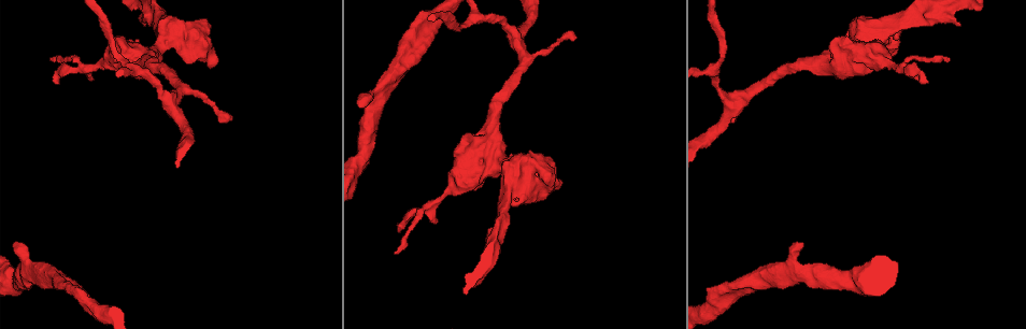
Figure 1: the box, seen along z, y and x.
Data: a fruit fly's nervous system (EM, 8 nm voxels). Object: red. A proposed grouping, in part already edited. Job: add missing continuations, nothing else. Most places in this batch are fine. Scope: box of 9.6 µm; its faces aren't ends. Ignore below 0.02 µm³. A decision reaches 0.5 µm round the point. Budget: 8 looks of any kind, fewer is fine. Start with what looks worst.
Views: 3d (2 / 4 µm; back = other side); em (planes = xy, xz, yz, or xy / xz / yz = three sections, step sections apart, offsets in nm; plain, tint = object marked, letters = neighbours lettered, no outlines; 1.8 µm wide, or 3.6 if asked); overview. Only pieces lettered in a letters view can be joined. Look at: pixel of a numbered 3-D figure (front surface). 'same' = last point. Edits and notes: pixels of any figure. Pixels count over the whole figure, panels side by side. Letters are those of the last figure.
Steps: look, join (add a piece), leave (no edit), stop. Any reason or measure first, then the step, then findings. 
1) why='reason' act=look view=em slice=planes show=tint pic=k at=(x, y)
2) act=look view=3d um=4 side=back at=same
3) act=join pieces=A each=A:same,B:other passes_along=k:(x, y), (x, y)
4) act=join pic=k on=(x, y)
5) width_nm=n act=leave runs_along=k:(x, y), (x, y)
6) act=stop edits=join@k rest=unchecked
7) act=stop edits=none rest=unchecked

act=look view=3d um=2 pic=1 at=(58, 83)

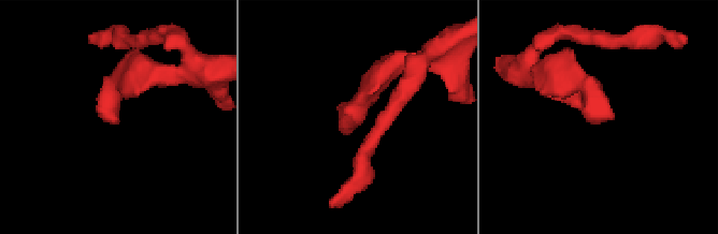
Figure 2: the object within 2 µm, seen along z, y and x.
why='shape alone is not enough' act=look view=em slice=planes show=letters pic=2 at=(597, 122)

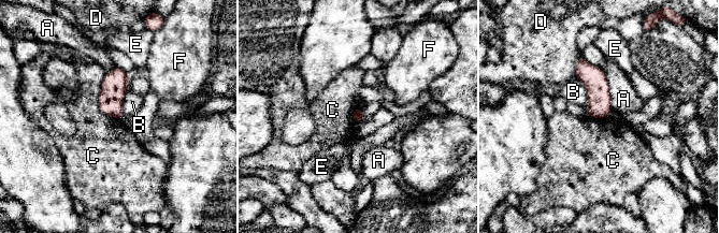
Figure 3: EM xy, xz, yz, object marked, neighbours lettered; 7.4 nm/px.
act=leave each=A:other,B:other,C:other,D:other,E:other,F:other border=3:(105, 73), (99, 107), (120, 119) found='no lettered piece goes on from it'

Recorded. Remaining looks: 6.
act=look view=3d um=2 side=back pic=1 at=(13, 243)

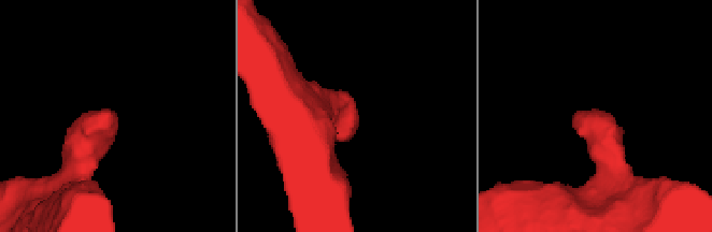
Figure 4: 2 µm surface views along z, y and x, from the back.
why='shape alone is not enough' act=look view=em slice=xz step=8 show=tint pic=4 at=(109, 114)

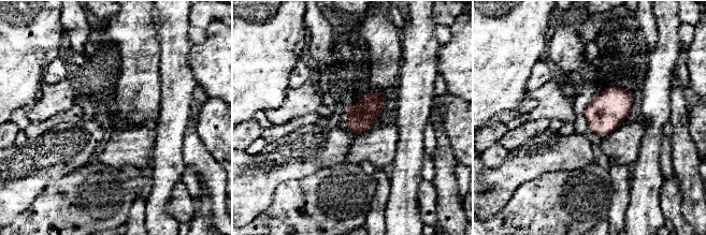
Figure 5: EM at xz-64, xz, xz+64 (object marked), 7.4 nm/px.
act=look view=em slice=xz step=8 show=letters at=same

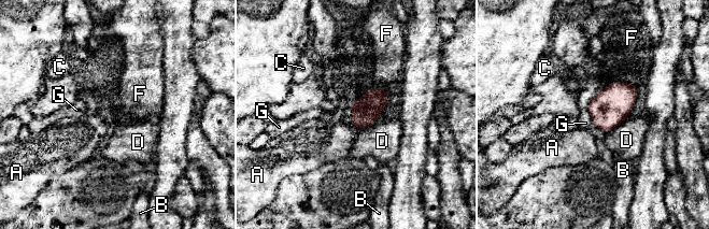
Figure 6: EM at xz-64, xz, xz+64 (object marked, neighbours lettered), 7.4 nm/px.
width_nm=200 longest_contact=G:220nm act=leave each=A:other,B:other,C:other,D:other,F:other,G:other found='no lettered piece goes on from it'

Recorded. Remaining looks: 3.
why='an open end' act=look view=em slice=planes show=plain pic=1 at=(144, 25)

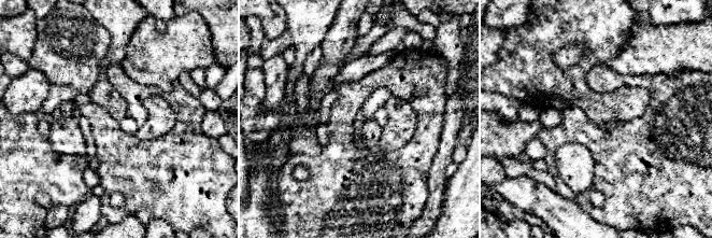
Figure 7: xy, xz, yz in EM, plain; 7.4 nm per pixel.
why='where the object lies' act=look view=em slice=planes show=tint at=same

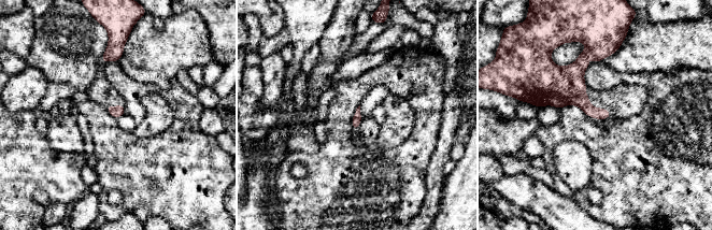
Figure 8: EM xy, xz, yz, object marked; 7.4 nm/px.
why='see the neighbours' act=look view=em slice=planes show=letters at=same

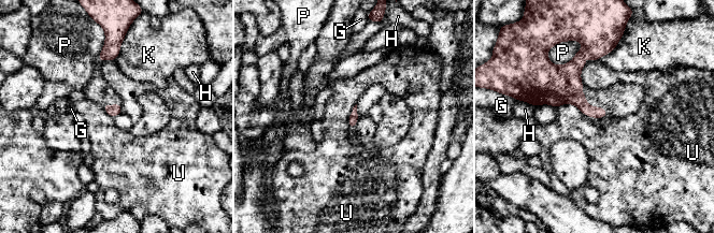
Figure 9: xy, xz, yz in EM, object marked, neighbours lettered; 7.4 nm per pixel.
act=leave each=G:other,H:other,K:other,P:other,U:other border=9:(556, 106), (572, 104), (596, 118) found='none of them fits'

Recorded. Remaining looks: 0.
act=stop edits=none rest=unchecked

